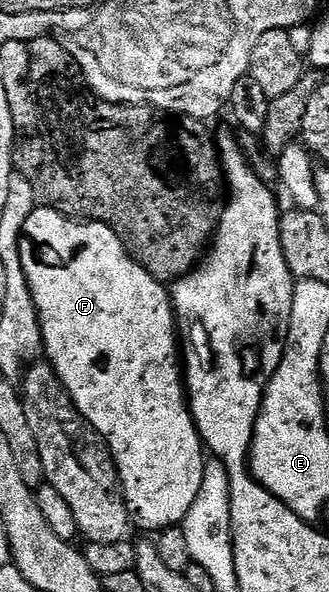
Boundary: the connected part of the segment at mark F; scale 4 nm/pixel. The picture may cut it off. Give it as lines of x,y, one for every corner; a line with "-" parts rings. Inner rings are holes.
35,206
34,211
24,221
20,245
20,265
24,265
24,277
28,279
28,289
32,293
32,301
36,305
36,313
40,317
42,330
42,346
45,362
56,373
56,377
70,394
70,399
82,418
102,436
110,449
114,464
118,466
118,475
122,479
122,490
126,493
126,507
135,528
157,533
168,527
177,527
188,517
188,509
192,509
192,501
196,501
196,493
200,493
200,481
204,481
204,469
208,462
204,454
204,444
198,435
198,427
190,416
190,404
184,386
184,367
180,362
180,332
174,318
174,305
169,290
138,264
126,251
126,246
116,237
116,233
103,223
91,223
70,219
61,215
51,207

